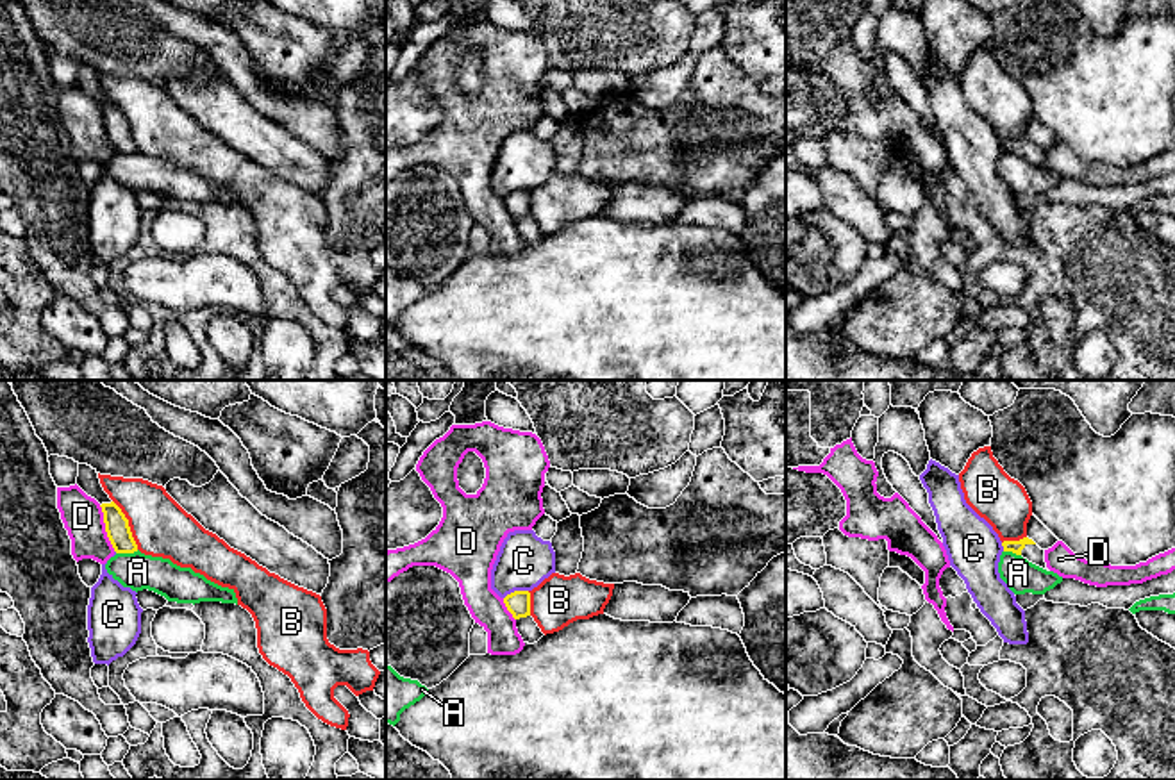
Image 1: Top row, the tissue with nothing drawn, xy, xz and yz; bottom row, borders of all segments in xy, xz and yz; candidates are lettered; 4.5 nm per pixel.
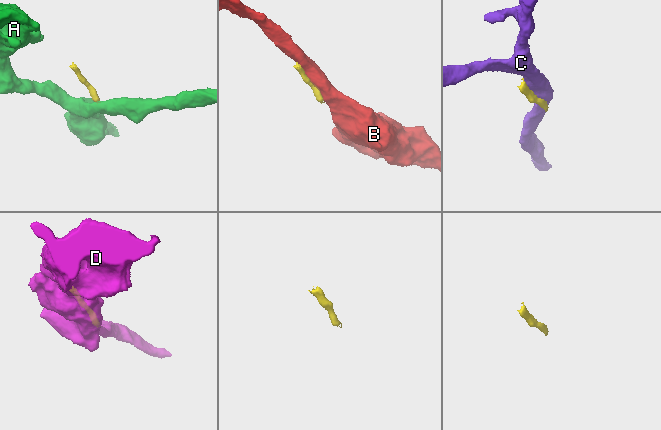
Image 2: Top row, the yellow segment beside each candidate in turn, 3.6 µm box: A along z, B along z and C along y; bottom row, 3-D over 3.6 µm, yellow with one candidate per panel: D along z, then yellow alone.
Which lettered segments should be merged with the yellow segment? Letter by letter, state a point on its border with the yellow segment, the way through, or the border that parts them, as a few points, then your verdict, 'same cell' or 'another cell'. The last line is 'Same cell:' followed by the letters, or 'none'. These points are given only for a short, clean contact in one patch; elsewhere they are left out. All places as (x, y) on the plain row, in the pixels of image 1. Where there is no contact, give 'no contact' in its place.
A: xy (127, 152) | along xy (138, 150), (116, 154) | another cell
B: xy (127, 125) | another cell
C: xz (515, 191) | another cell
D: xy (106, 129) | another cell
Same cell: none

